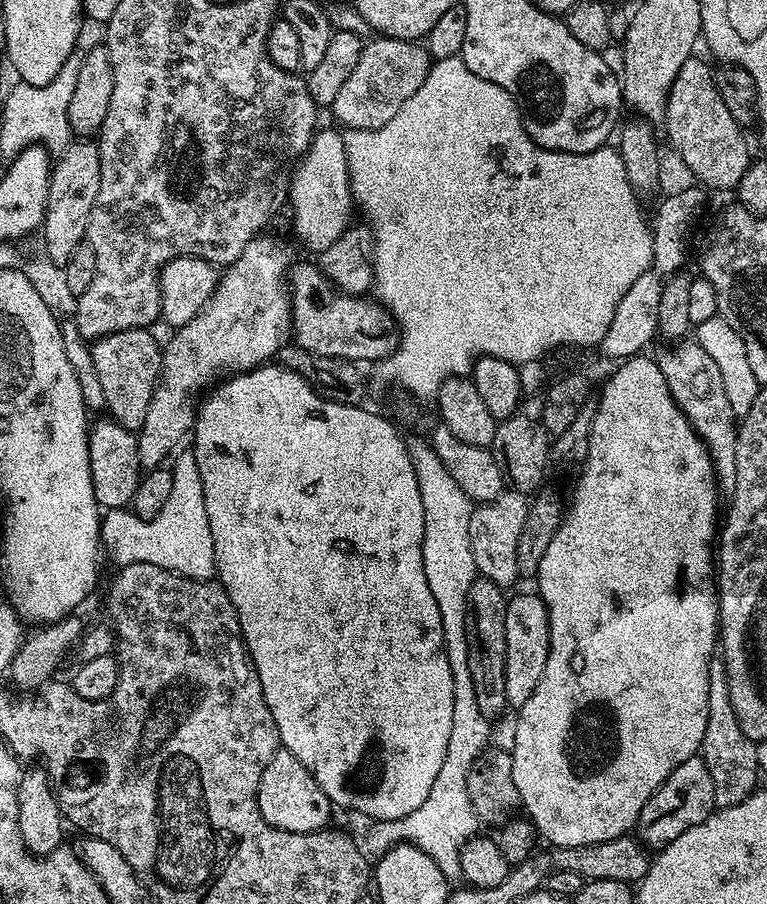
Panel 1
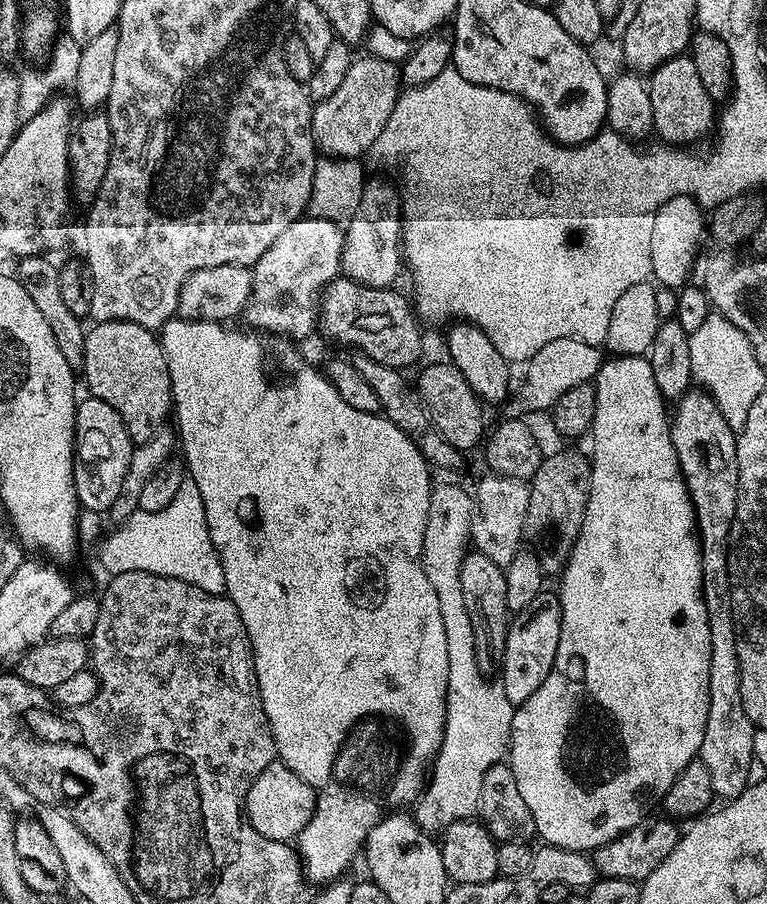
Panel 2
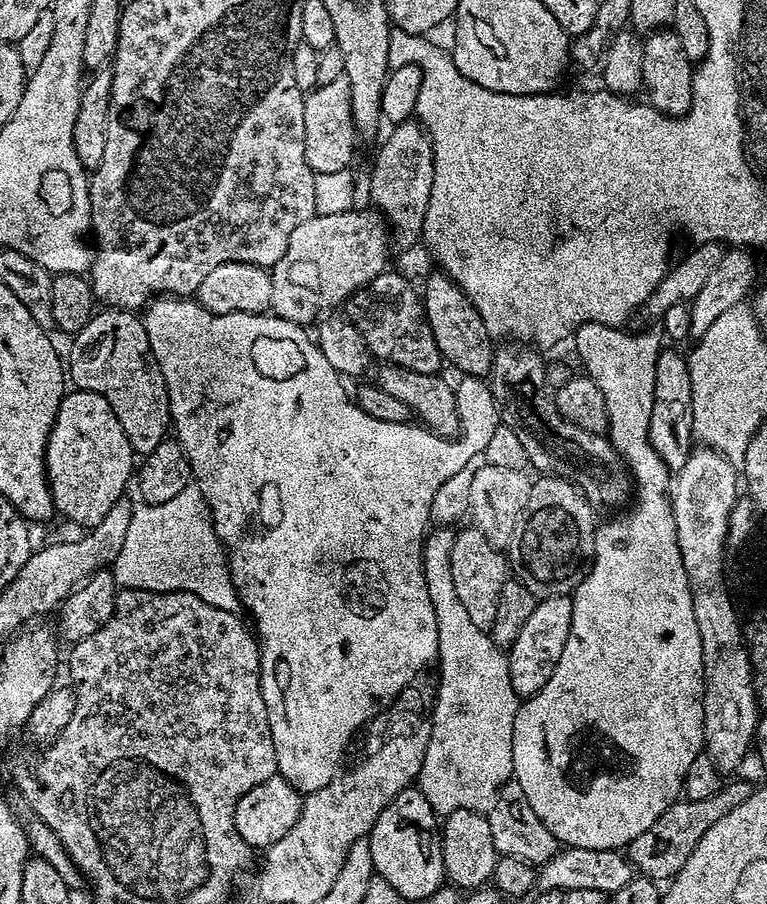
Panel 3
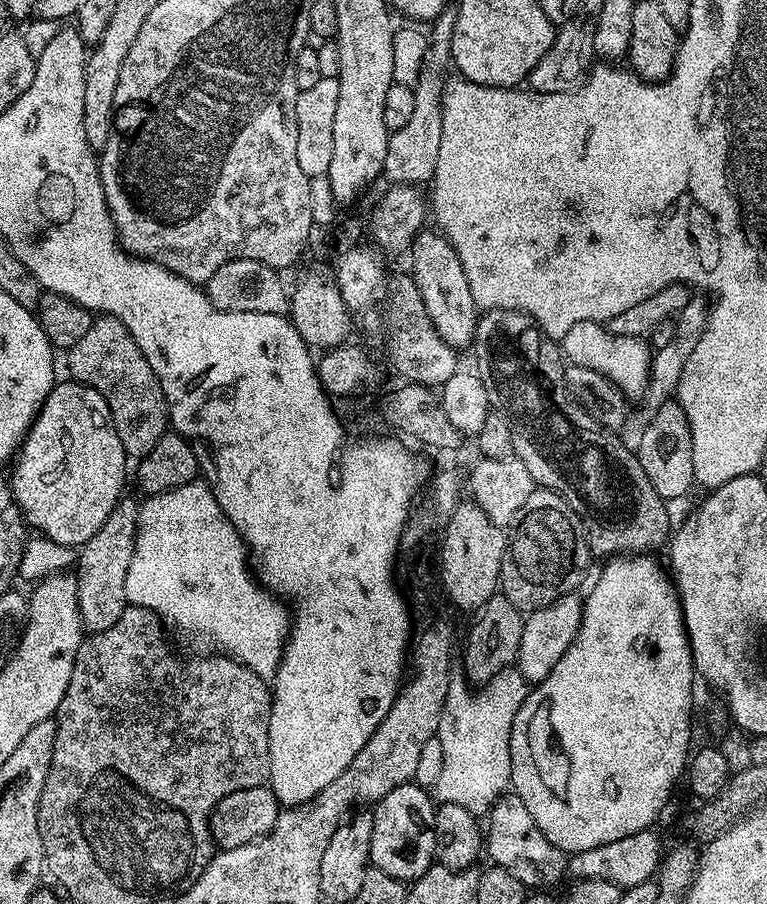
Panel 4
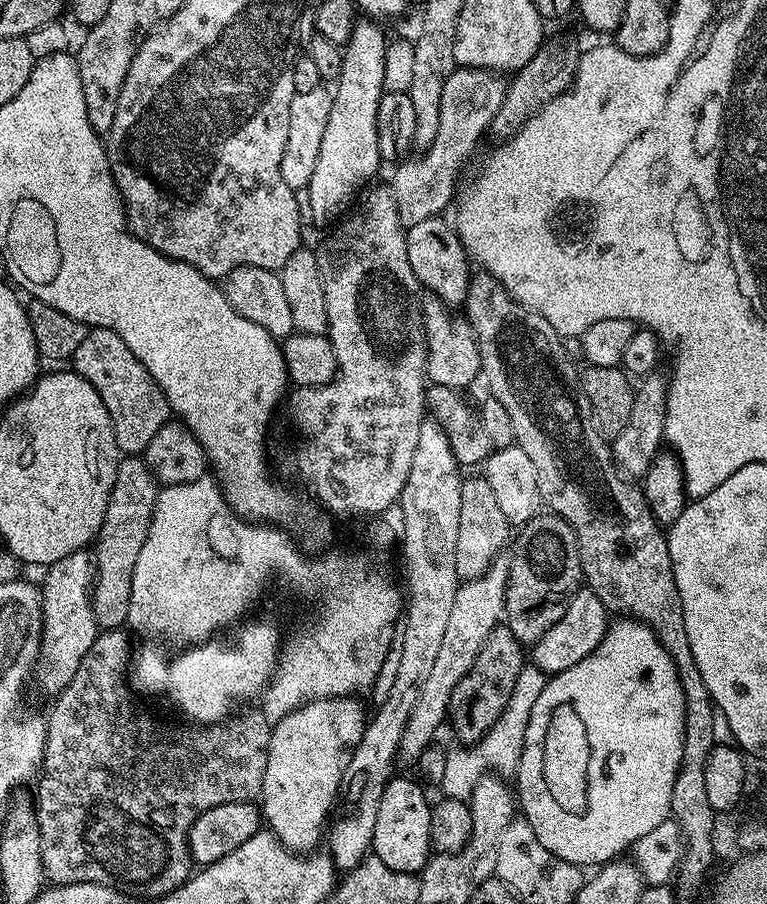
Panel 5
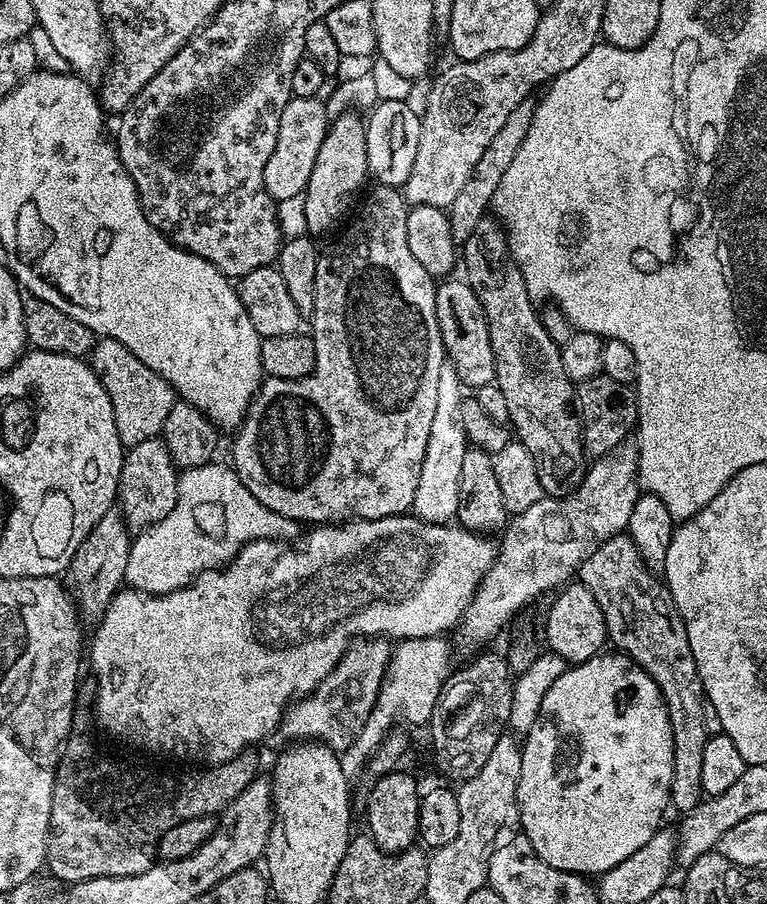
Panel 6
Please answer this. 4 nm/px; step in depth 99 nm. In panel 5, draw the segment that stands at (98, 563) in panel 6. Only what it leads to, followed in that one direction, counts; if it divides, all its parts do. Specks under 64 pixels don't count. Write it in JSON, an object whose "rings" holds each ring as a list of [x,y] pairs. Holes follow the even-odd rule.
{"rings":[[[81,550],[66,554],[58,562],[47,565],[40,597],[44,603],[44,636],[40,639],[38,676],[40,684],[51,694],[58,694],[74,678],[82,658],[94,646],[98,625],[92,609],[92,582],[96,578],[96,565],[91,551]]]}

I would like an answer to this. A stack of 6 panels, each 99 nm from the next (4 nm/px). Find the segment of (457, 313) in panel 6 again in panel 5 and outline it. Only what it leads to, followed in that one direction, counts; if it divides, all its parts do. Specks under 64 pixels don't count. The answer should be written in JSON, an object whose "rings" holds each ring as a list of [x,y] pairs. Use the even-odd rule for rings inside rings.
{"rings":[[[424,292],[420,309],[424,323],[424,341],[428,343],[428,380],[447,388],[465,390],[481,375],[478,342],[471,326],[463,315],[455,316],[453,309],[436,297]]]}

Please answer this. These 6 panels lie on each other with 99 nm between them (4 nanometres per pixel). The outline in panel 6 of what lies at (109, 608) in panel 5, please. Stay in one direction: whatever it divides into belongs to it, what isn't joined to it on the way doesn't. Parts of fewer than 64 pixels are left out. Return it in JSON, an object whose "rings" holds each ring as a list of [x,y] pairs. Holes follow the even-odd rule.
{"rings":[[[163,439],[138,442],[138,446],[127,449],[116,494],[118,511],[124,517],[129,529],[143,530],[162,522],[162,518],[166,518],[166,514],[174,510],[179,481],[176,463],[170,458],[170,450],[166,450]]]}

